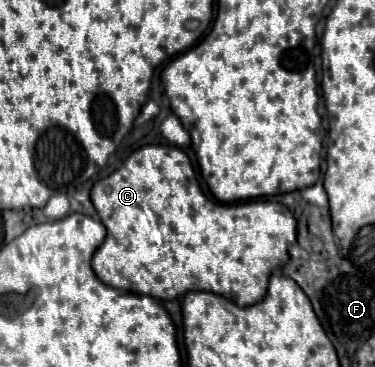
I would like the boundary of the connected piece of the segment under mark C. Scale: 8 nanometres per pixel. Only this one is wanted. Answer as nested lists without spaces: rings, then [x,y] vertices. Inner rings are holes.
[[[144,146],[136,152],[130,154],[130,158],[124,162],[122,168],[118,168],[114,174],[110,174],[108,178],[104,180],[98,180],[92,188],[92,204],[94,208],[98,210],[100,214],[100,220],[102,224],[106,226],[108,234],[106,234],[106,240],[102,242],[102,246],[96,250],[94,258],[92,258],[92,268],[96,272],[96,276],[112,286],[112,288],[118,288],[118,290],[126,290],[126,292],[134,292],[134,294],[146,294],[146,296],[152,296],[156,300],[176,300],[176,298],[184,298],[188,292],[194,292],[194,290],[200,290],[200,292],[212,292],[212,294],[218,294],[218,296],[224,296],[226,300],[234,302],[236,306],[240,308],[246,308],[246,306],[252,306],[252,304],[258,304],[264,300],[266,292],[268,292],[268,280],[272,276],[272,272],[276,268],[282,268],[288,260],[290,260],[290,248],[292,244],[296,244],[298,240],[298,226],[296,226],[296,218],[292,216],[292,212],[280,204],[280,202],[270,202],[270,200],[252,200],[252,202],[240,202],[240,204],[222,204],[222,202],[216,202],[216,200],[210,200],[204,196],[198,180],[196,180],[196,174],[192,170],[192,164],[188,160],[188,156],[176,148],[176,146]]]

